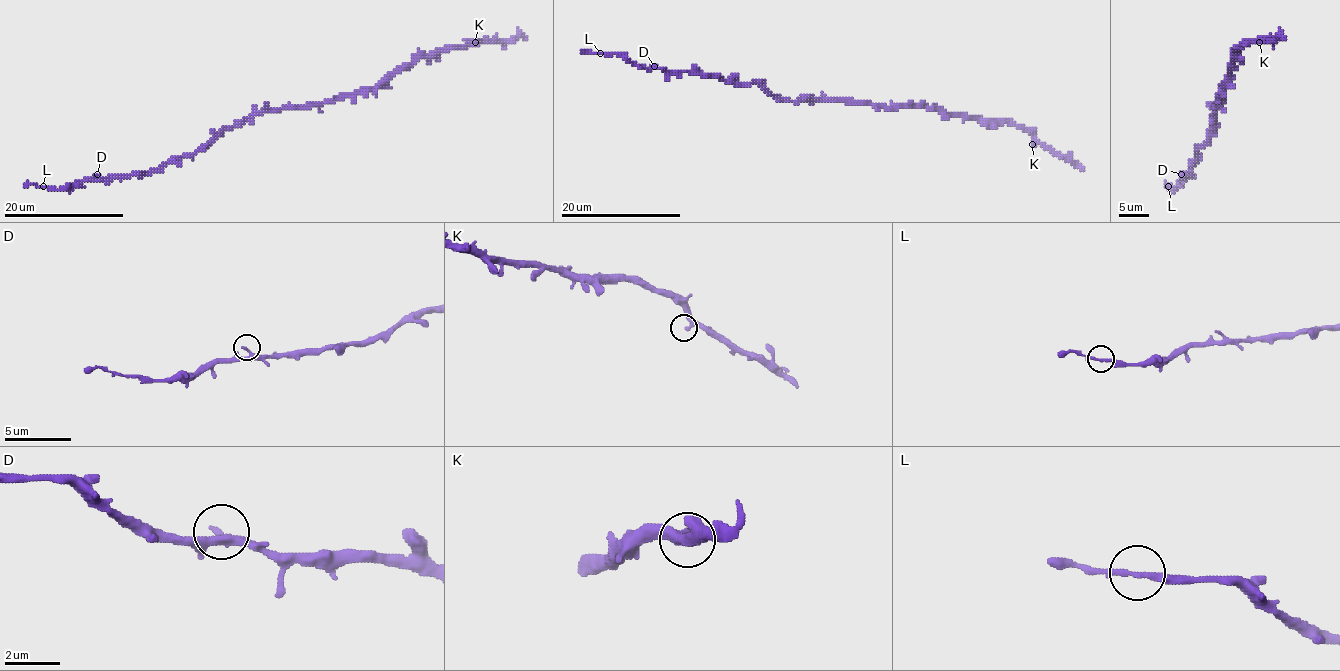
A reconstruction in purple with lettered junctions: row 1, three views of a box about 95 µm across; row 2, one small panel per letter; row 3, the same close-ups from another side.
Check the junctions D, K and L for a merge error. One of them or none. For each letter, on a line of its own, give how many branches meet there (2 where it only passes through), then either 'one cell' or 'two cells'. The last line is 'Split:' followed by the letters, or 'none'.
D: branches 2; one cell
K: branches 2; one cell
L: branches 2; one cell
Split: none

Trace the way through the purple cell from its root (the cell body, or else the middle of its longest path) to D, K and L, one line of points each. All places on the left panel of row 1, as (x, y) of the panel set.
D: (276, 109), (254, 111), (236, 124), (222, 129), (193, 153), (172, 157), (154, 170), (114, 177), (97, 174)
K: (276, 109), (312, 106), (377, 90), (420, 58), (467, 48), (475, 42)
L: (276, 109), (254, 111), (222, 129), (193, 153), (172, 157), (150, 171), (81, 180), (60, 189), (43, 186)

